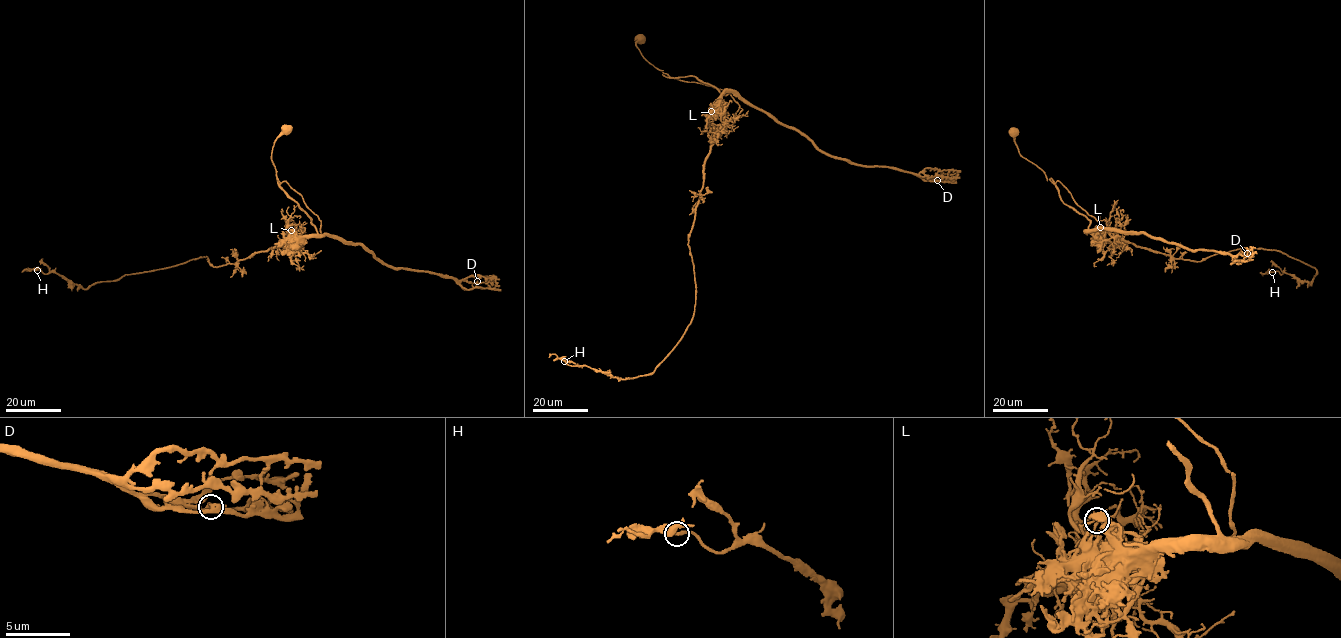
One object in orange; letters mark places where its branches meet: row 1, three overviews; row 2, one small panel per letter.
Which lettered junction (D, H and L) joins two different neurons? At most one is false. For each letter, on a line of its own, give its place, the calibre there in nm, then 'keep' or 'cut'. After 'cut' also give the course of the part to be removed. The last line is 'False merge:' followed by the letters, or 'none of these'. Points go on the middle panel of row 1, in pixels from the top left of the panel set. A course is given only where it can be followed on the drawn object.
D: place (937, 180); calibre 200 nm; keep
H: place (564, 361); calibre 240 nm; keep
L: place (711, 111); calibre 150 nm; cut; course (711, 111), (724, 122), (704, 163), (688, 244), (696, 300), (682, 338), (654, 371), (625, 379), (549, 357)
False merge: L

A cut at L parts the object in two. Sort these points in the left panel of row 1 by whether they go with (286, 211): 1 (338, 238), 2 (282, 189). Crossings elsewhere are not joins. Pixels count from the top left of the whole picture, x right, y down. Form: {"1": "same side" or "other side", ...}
{"1": "other side", "2": "other side"}

